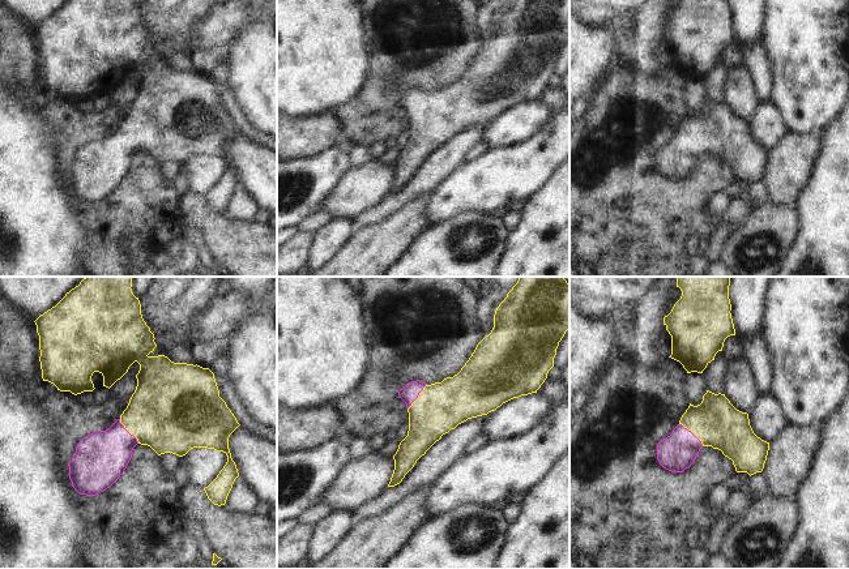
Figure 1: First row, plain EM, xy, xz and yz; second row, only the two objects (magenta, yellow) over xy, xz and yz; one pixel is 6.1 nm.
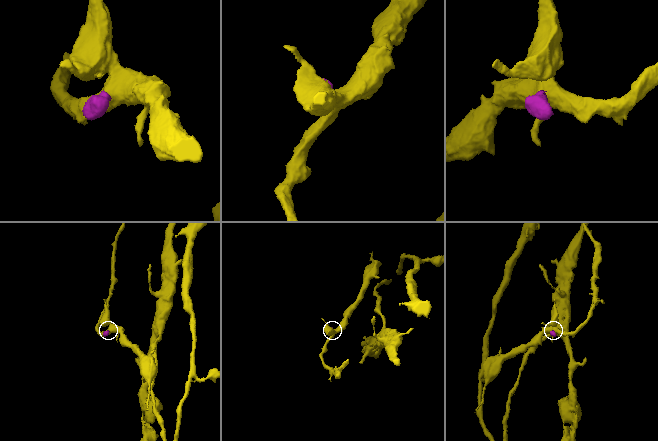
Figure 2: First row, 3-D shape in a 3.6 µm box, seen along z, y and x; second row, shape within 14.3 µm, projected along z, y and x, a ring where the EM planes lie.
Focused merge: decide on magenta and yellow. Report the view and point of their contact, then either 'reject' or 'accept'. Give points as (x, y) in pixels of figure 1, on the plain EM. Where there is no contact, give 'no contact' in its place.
yz (692, 141) | accept

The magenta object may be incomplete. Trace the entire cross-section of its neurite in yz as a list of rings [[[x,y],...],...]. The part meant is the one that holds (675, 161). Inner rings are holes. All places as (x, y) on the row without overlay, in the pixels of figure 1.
[[[709,98],[700,112],[690,111],[671,142],[657,151],[657,167],[664,176],[683,180],[703,154],[721,158],[737,180],[750,184],[763,179],[769,158],[769,150],[754,141],[748,121]]]

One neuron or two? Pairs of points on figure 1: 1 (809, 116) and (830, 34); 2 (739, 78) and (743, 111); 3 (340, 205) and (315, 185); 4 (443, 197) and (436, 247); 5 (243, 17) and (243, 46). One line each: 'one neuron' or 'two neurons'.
1: one neuron
2: one neuron
3: two neurons
4: two neurons
5: two neurons

